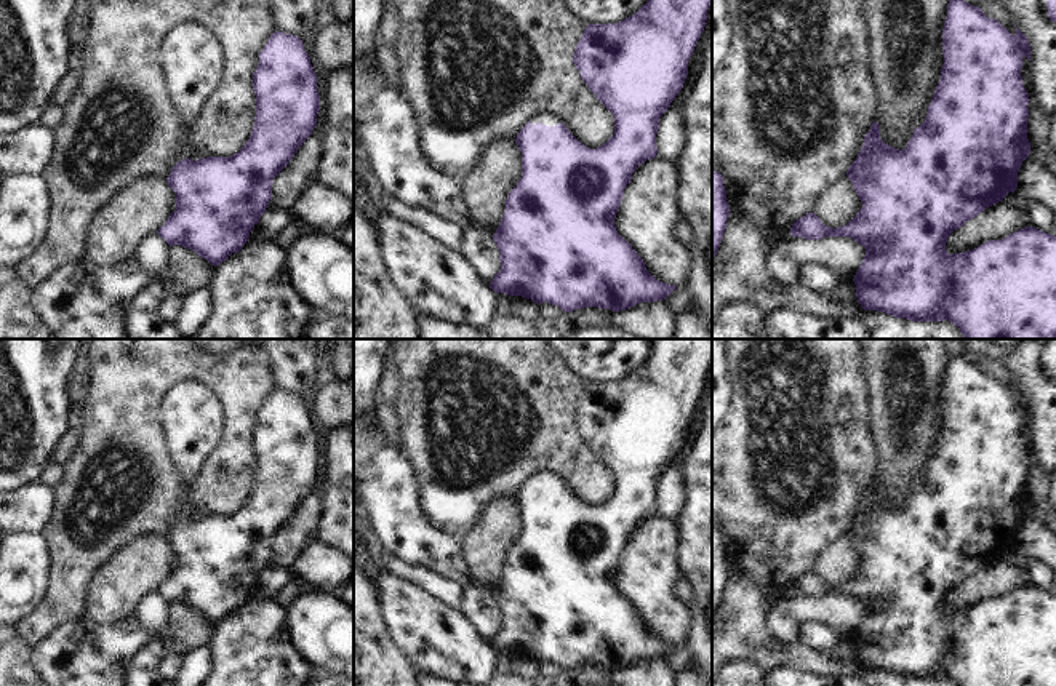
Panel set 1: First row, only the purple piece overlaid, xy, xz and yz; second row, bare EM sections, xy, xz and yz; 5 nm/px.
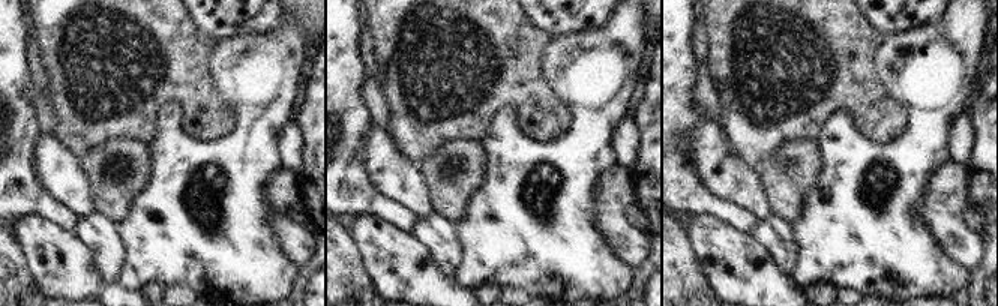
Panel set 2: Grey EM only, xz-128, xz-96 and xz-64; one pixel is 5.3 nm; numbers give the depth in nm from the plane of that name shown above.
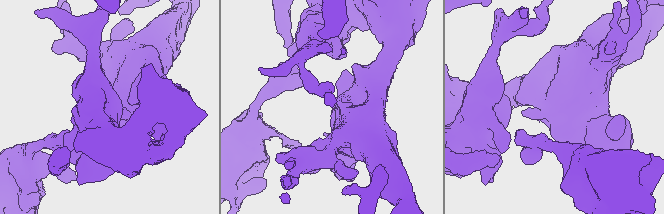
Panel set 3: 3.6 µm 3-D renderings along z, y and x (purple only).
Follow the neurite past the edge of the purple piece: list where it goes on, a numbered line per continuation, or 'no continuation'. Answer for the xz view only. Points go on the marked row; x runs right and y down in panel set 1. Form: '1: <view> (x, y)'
1: xz (546, 119)

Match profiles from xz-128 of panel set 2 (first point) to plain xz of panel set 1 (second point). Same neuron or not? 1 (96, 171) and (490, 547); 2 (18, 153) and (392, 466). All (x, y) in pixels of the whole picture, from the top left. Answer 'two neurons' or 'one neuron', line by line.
1: one neuron
2: two neurons

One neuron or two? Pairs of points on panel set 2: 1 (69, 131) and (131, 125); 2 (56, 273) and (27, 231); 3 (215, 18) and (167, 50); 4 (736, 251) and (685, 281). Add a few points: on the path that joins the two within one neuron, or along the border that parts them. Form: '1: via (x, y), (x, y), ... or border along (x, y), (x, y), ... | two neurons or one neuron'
1: via (84, 125), (116, 125) | one neuron
2: via (56, 263), (38, 242) | one neuron
3: border along (191, 15), (203, 30), (218, 41) | two neurons
4: border along (688, 239), (698, 258), (701, 272), (715, 290) | two neurons

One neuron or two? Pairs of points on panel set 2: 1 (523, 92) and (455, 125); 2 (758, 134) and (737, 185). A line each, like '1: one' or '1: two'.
1: one
2: two

